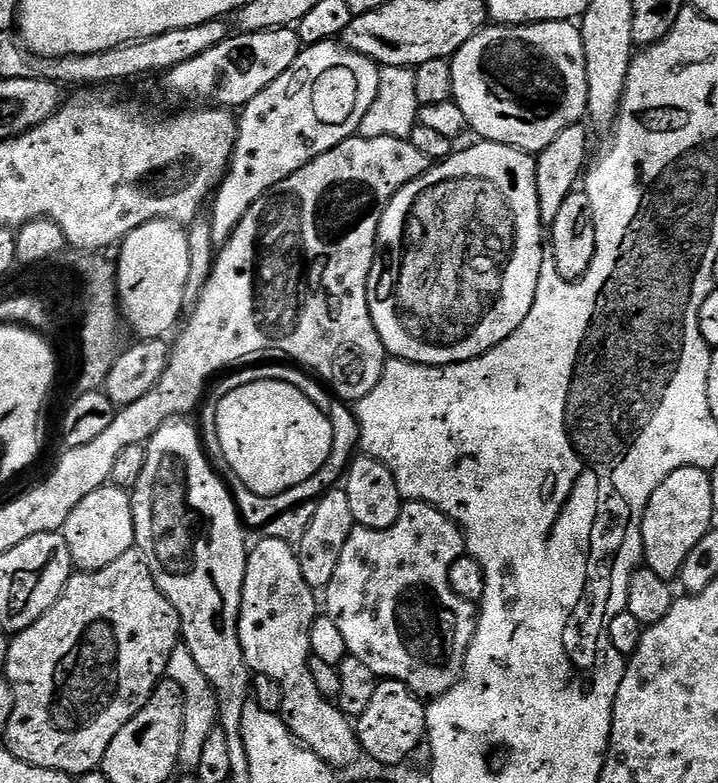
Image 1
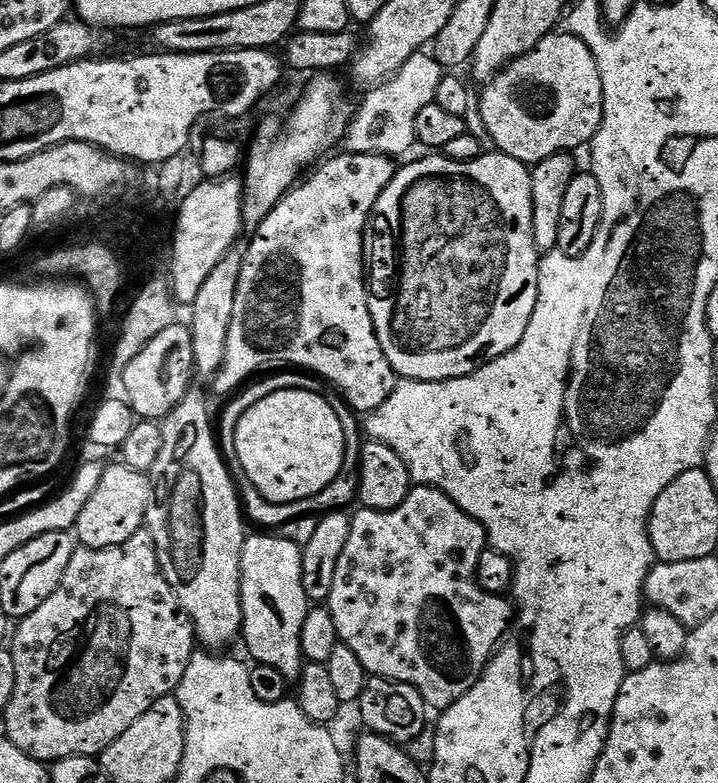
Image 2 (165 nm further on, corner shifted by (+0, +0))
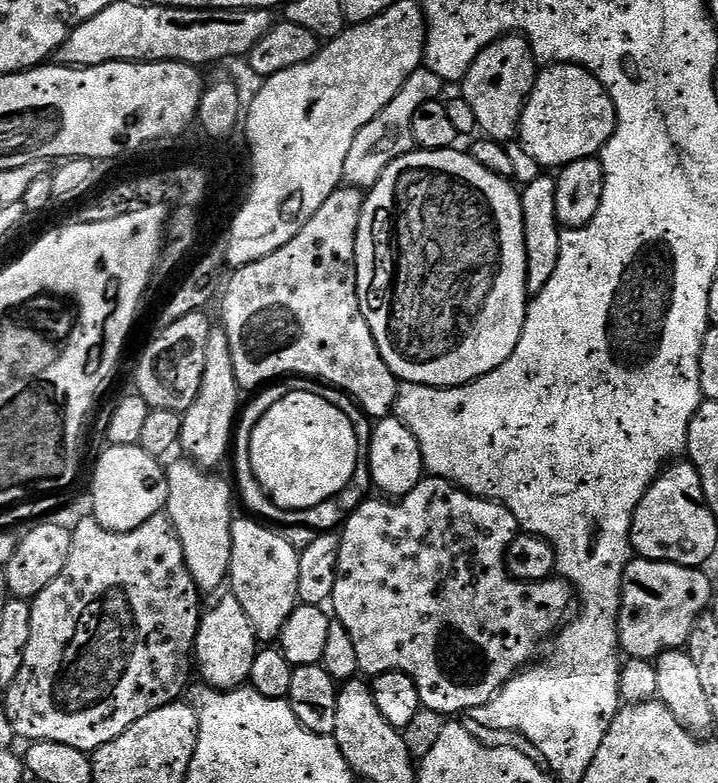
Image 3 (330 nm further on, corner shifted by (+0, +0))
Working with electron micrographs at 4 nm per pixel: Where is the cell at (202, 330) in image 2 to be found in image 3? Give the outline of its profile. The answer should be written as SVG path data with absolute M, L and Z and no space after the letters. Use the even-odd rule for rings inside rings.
M213 327L210 342L206 342L206 370L202 374L202 386L194 406L183 413L182 434L179 447L185 448L187 459L205 470L215 469L215 464L225 463L234 440L234 425L241 407L242 389L234 374L234 358L230 354L230 342L223 327Z

